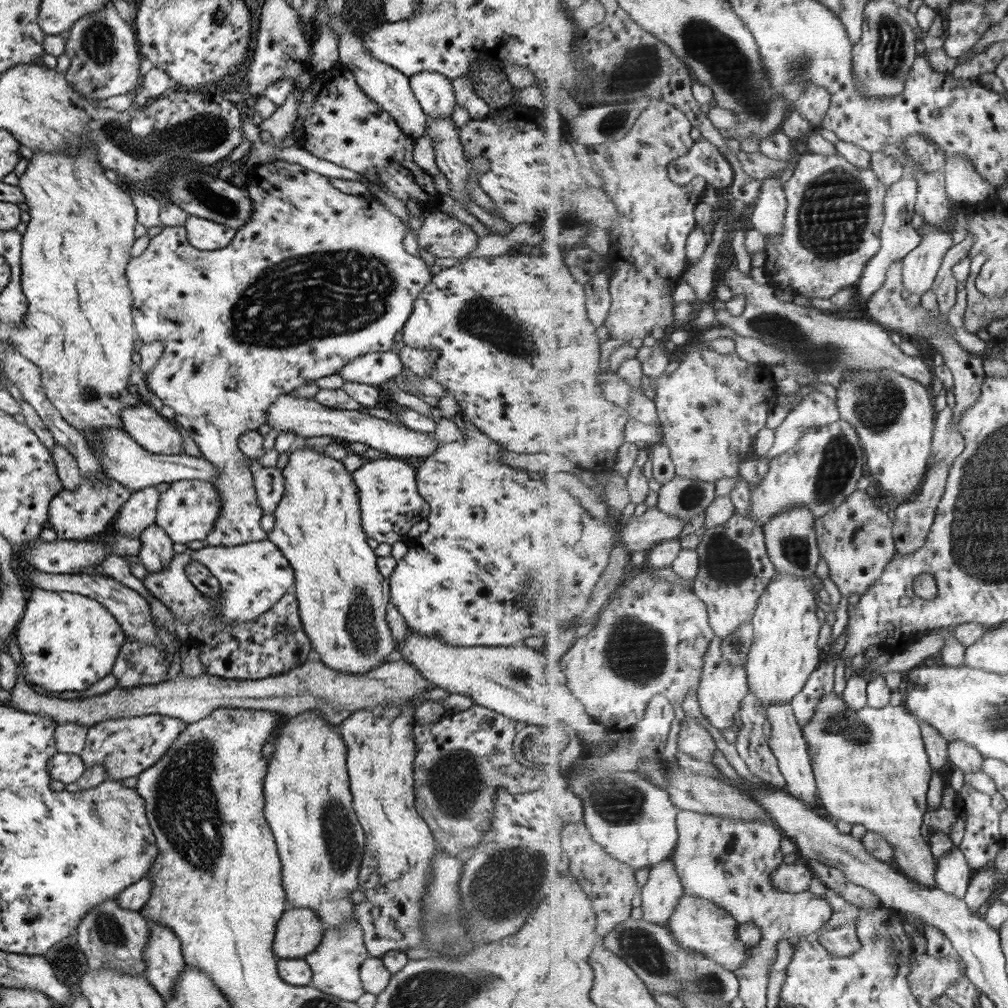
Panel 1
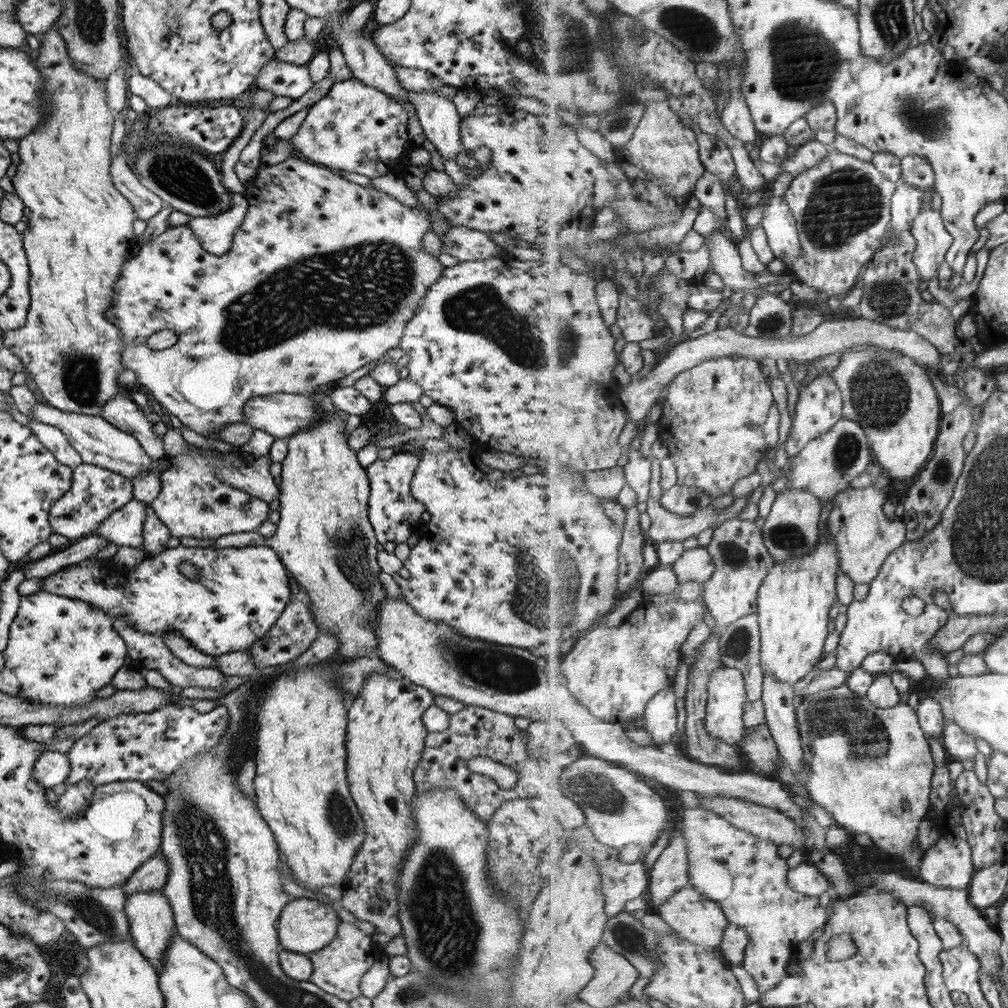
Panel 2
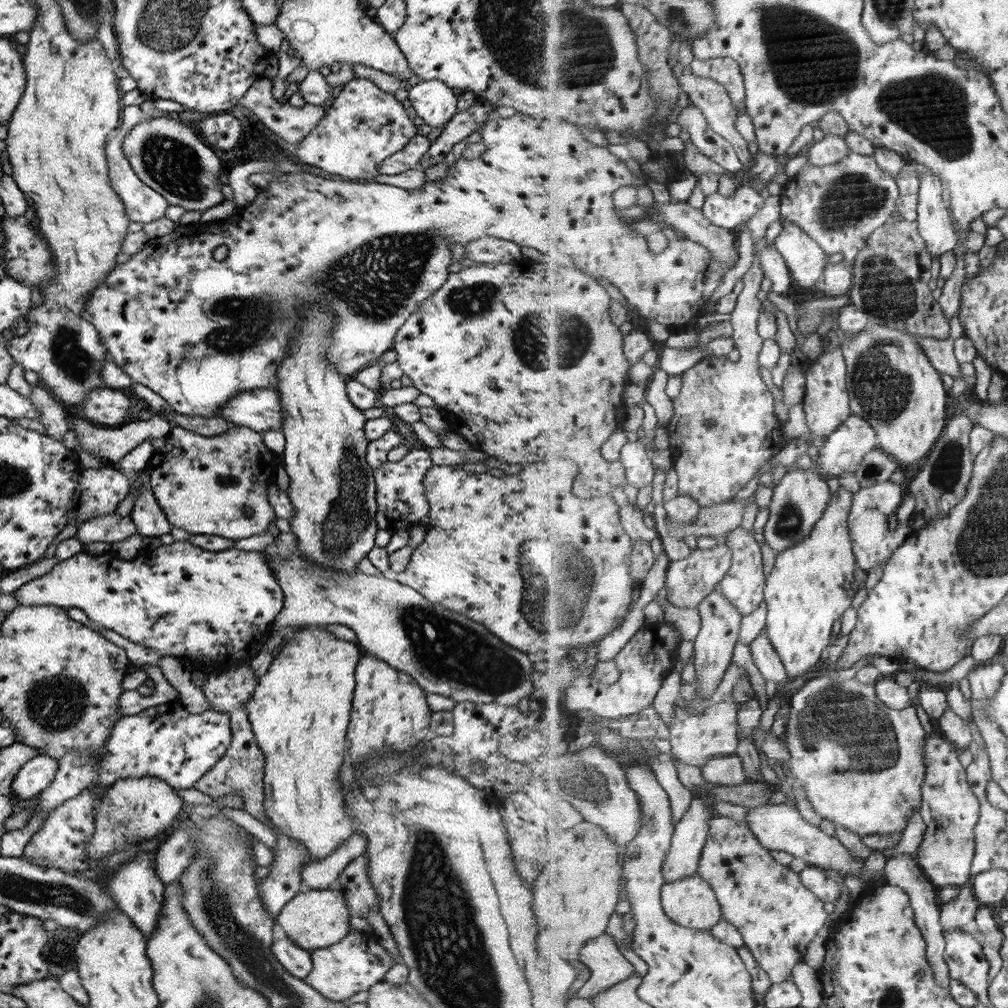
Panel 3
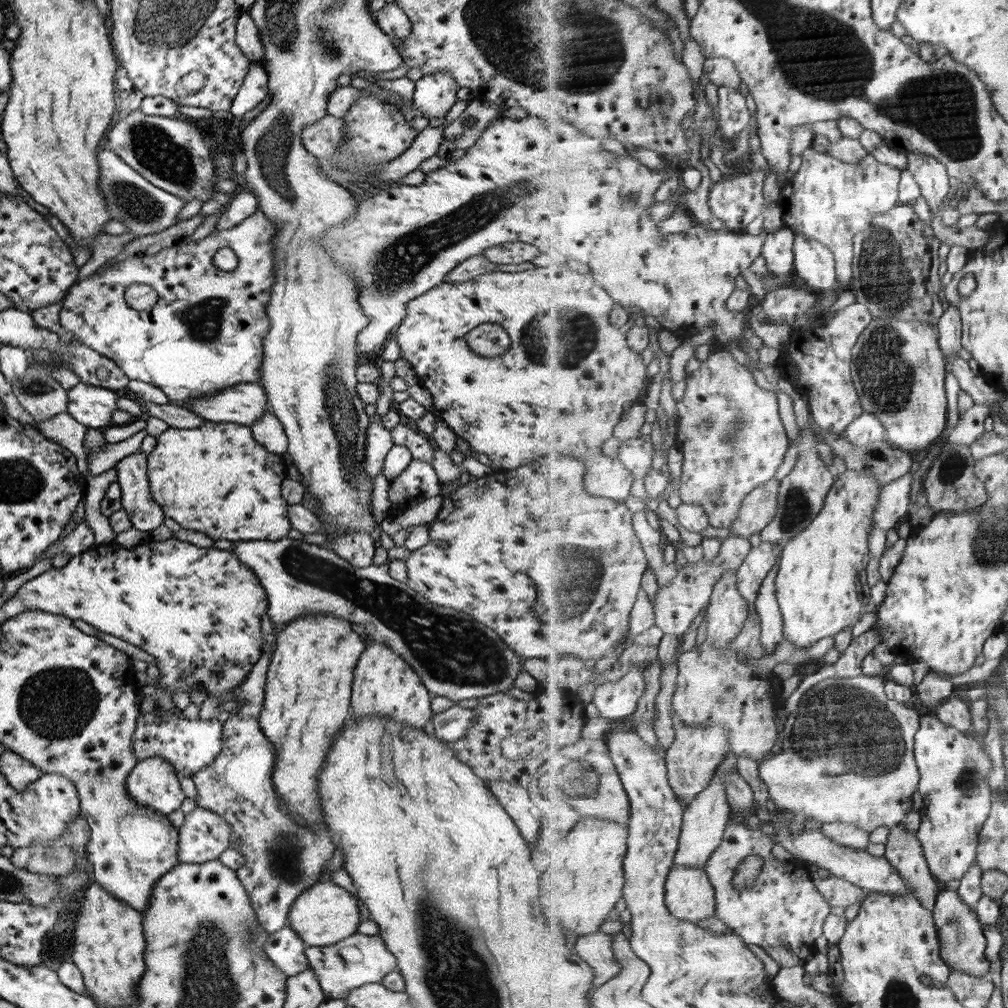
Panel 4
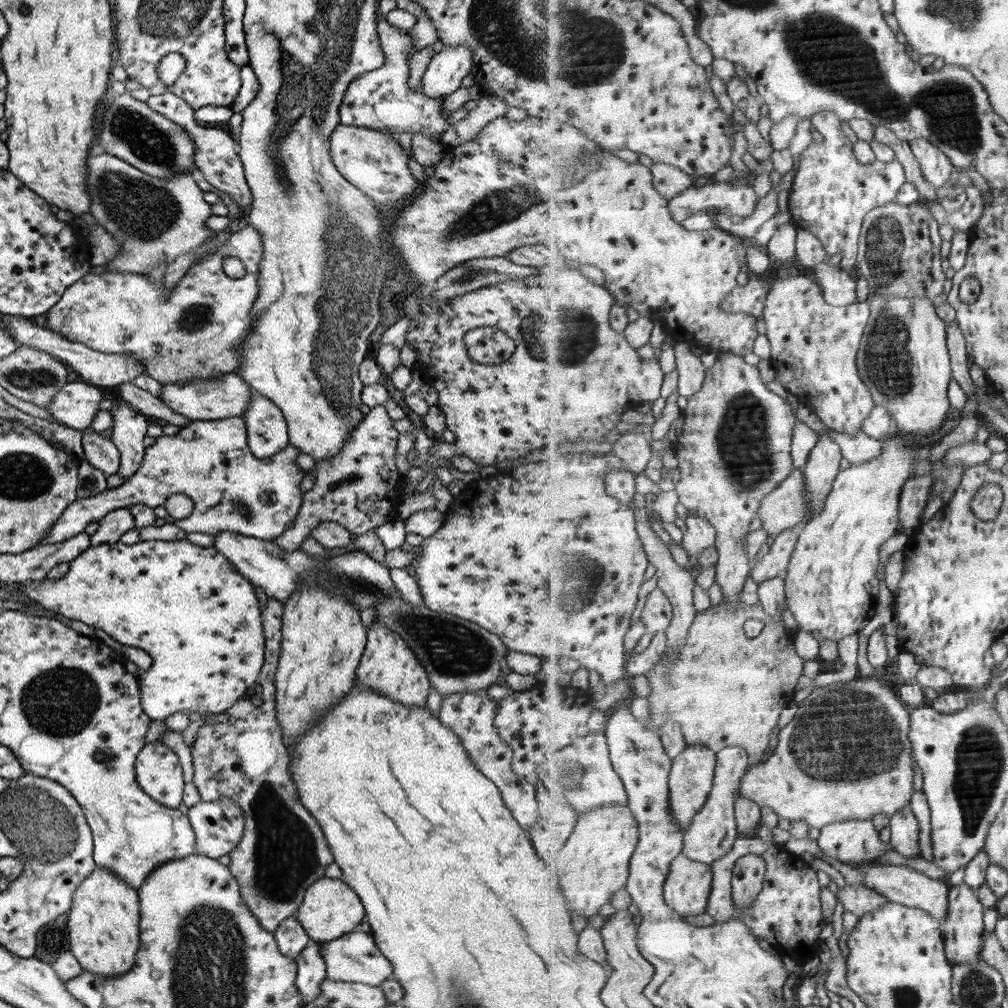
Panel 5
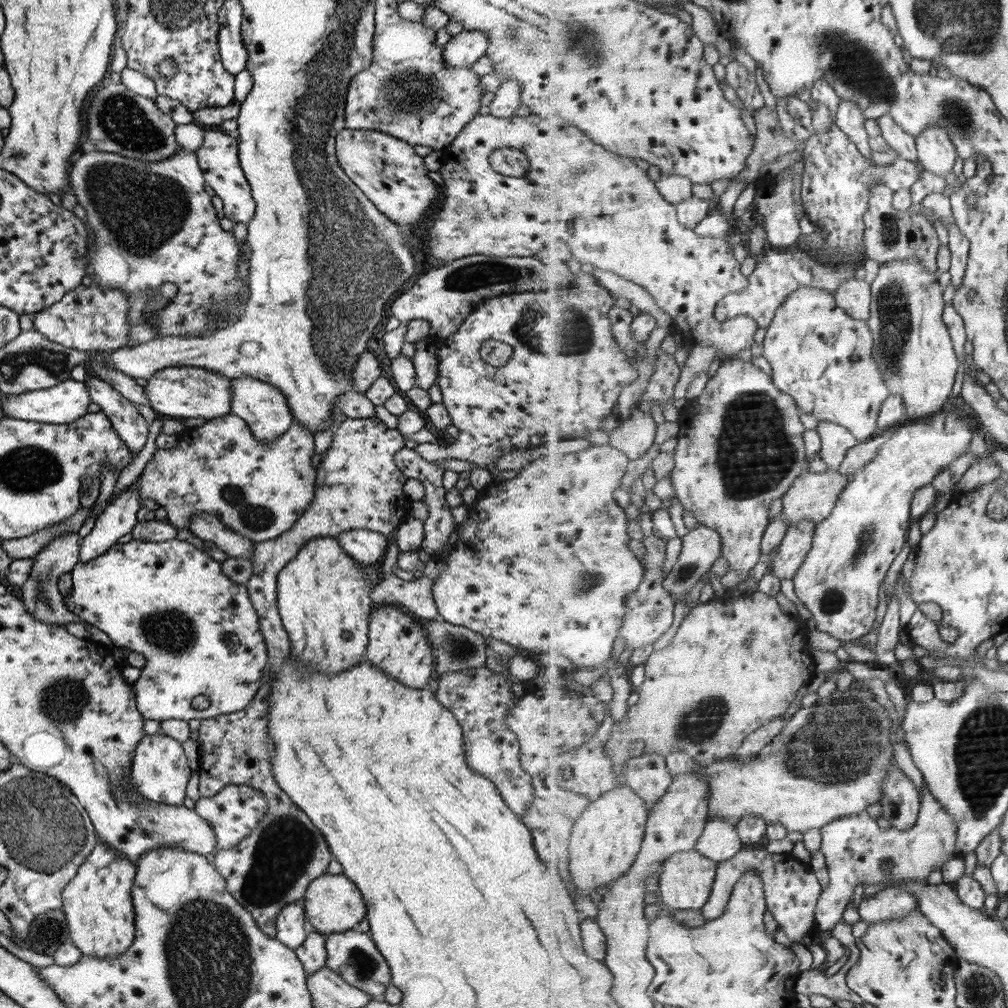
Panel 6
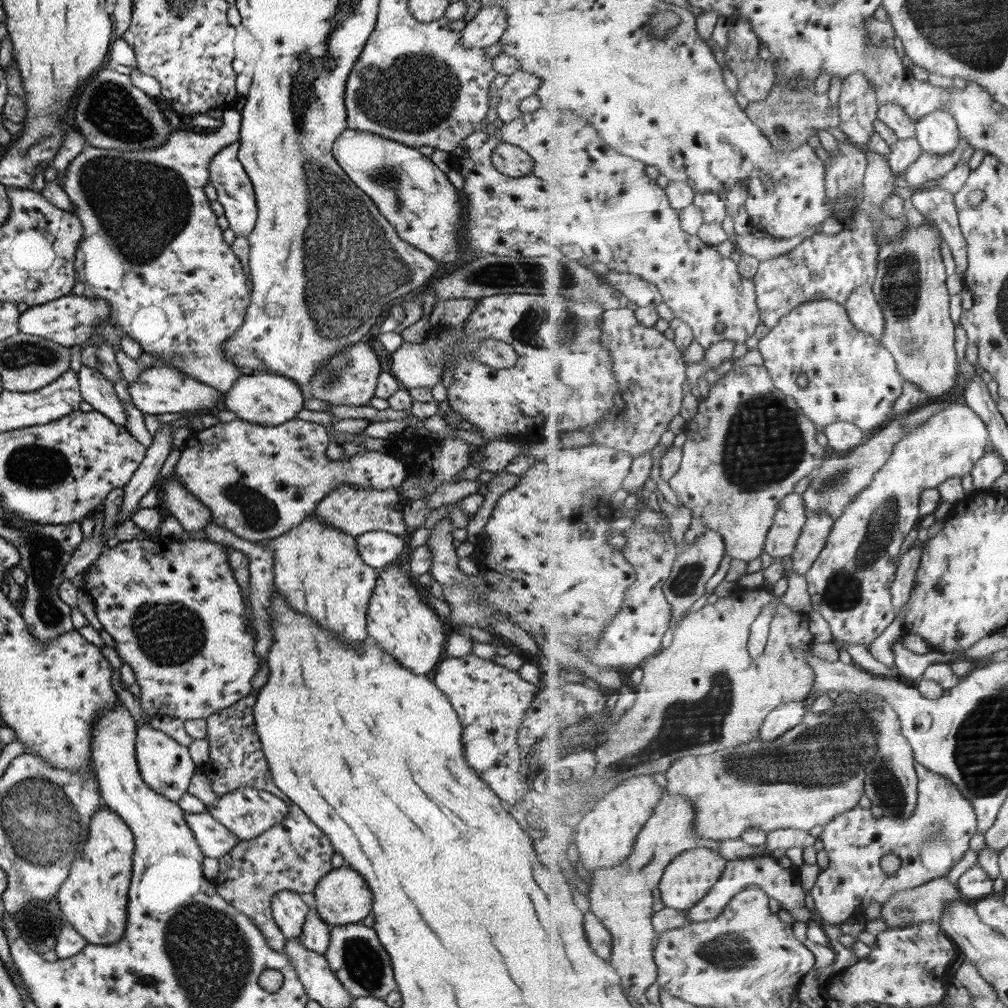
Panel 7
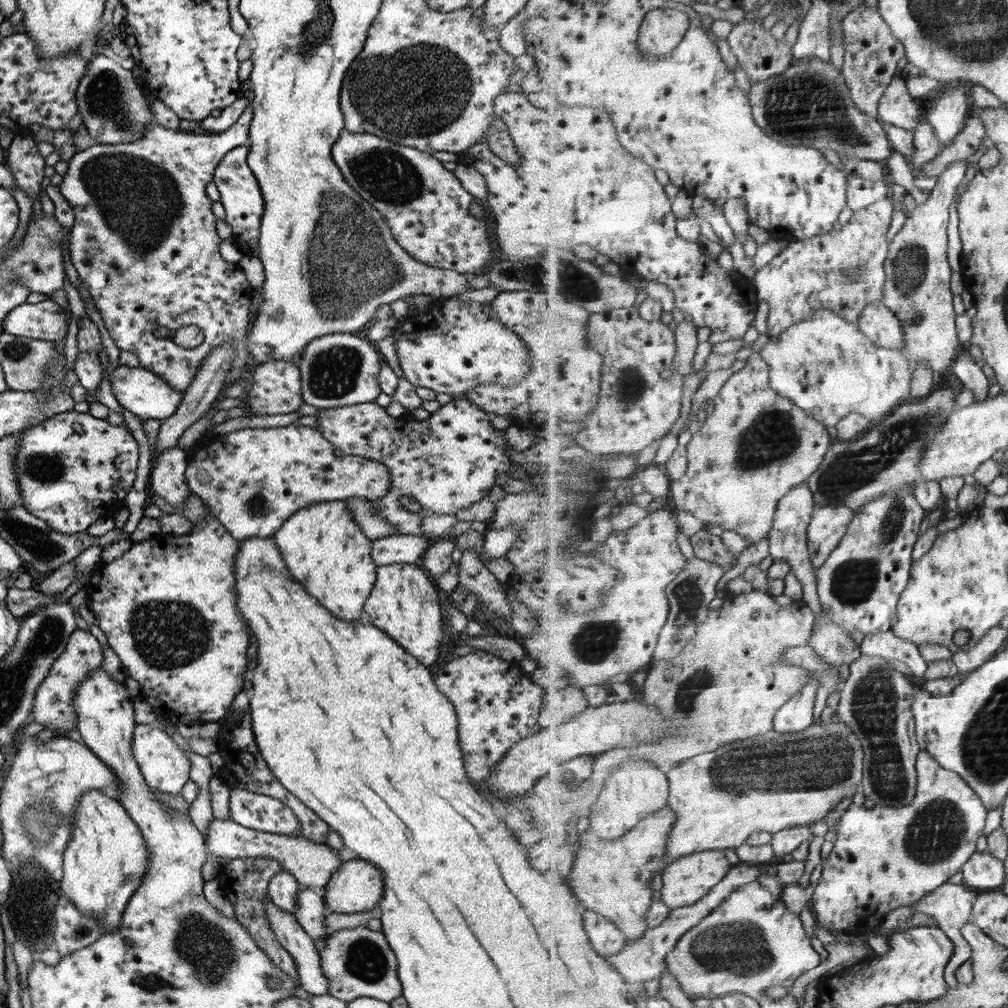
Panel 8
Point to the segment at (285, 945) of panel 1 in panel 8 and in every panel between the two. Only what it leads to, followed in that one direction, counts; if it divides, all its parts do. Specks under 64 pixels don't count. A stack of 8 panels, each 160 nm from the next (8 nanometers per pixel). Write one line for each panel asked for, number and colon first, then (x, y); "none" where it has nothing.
2: (303, 925)
3: (312, 920)
4: (324, 914)
5: (328, 909)
6: (332, 905)
7: (341, 898)
8: (356, 886)

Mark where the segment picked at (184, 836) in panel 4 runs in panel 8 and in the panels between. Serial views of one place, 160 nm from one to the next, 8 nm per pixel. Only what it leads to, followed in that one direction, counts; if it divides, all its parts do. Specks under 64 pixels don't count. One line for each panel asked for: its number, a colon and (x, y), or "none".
5: (218, 825)
6: (232, 812)
7: (247, 812)
8: (255, 811)

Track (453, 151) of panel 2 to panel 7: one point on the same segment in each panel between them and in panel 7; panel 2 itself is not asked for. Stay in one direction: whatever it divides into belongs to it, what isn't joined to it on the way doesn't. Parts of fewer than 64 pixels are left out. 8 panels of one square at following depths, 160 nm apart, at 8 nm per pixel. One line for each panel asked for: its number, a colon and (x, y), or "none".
3: (431, 102)
4: (433, 95)
5: (446, 69)
6: (464, 48)
7: (485, 28)

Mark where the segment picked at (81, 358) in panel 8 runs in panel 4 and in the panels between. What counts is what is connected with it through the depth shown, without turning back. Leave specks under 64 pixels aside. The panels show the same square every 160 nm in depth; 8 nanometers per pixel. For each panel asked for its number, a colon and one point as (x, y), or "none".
4: (144, 514)
5: (129, 427)
6: (124, 419)
7: (94, 389)

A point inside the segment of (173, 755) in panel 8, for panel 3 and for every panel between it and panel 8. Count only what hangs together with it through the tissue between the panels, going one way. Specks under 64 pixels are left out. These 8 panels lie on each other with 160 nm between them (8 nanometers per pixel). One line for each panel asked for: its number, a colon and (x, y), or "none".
3: (133, 809)
4: (152, 782)
5: (157, 771)
6: (159, 771)
7: (164, 765)

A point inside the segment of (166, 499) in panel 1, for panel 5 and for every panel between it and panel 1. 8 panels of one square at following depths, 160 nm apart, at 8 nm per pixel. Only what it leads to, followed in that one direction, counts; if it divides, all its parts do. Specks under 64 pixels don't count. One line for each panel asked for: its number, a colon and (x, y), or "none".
2: (192, 501)
3: (201, 483)
4: (215, 479)
5: (209, 461)

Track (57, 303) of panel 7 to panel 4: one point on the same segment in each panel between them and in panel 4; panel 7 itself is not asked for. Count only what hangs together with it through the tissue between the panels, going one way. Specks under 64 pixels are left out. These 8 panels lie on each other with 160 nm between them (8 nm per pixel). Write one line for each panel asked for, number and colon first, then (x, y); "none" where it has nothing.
4: (204, 334)
5: (194, 332)
6: (92, 319)

